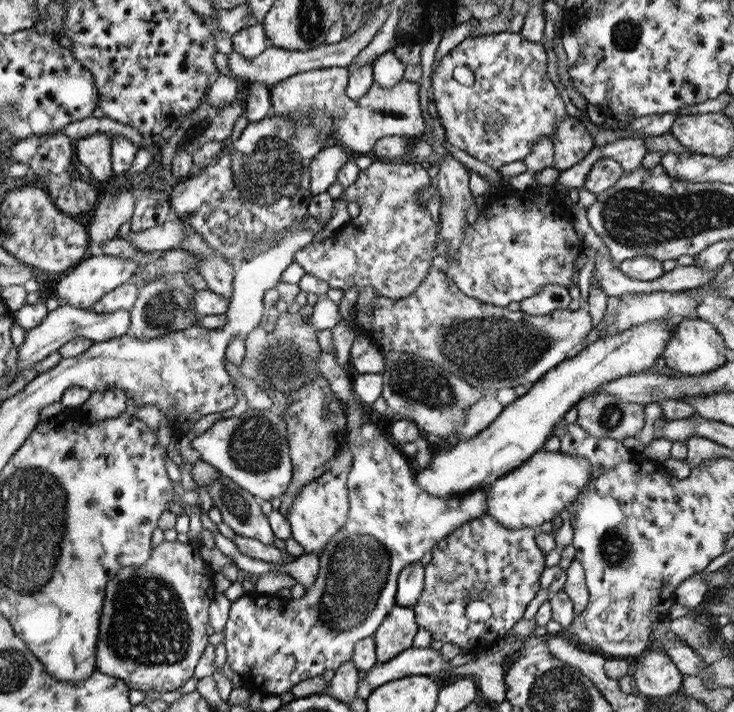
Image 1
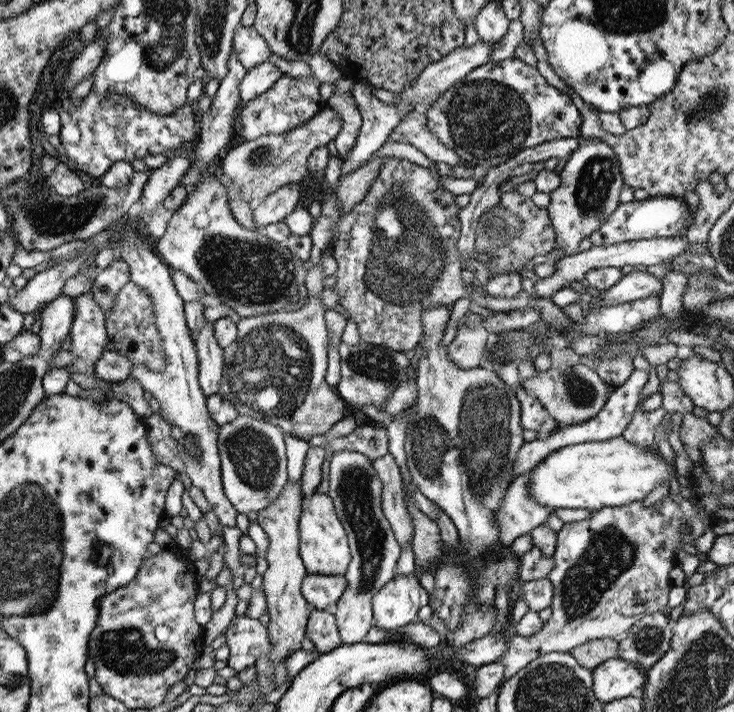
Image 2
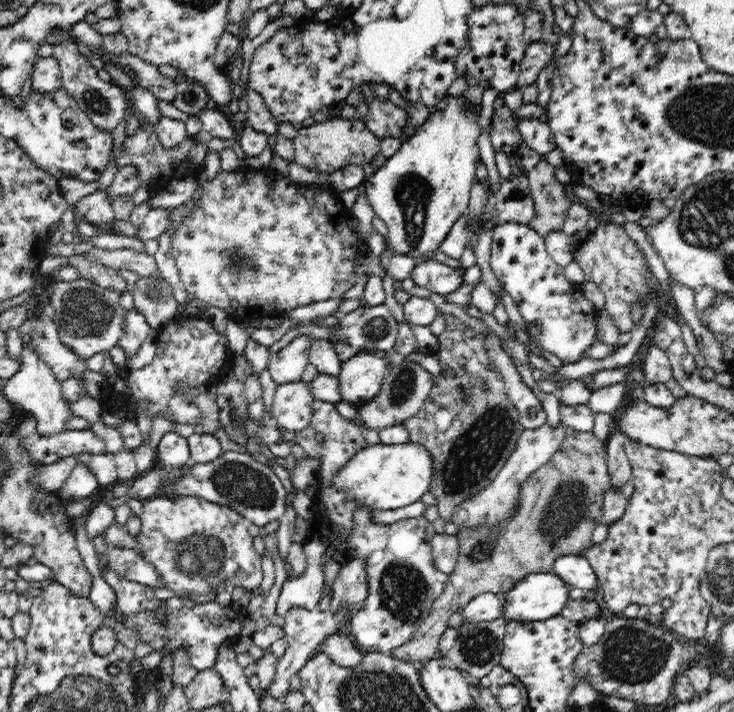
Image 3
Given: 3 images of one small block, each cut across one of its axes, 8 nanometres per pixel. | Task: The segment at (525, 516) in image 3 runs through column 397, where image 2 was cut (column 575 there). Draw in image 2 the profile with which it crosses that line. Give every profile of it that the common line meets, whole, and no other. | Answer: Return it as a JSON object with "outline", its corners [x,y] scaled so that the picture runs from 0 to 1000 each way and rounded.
{"outline":[[[808,899],[781,910],[775,921],[792,938],[808,944],[811,938],[816,938],[816,933],[824,933],[824,927],[843,927],[843,904],[835,899]]]}

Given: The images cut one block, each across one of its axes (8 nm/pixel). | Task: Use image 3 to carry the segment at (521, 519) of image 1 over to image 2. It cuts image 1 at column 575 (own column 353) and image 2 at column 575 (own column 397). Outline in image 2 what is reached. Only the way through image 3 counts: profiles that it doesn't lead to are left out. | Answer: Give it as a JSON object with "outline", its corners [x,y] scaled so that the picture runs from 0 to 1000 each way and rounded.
{"outline":[[[835,615],[824,621],[800,621],[800,624],[781,624],[772,629],[762,629],[743,640],[740,649],[732,652],[721,663],[718,674],[718,691],[723,702],[737,708],[740,713],[751,713],[751,722],[762,713],[789,713],[789,716],[819,716],[819,713],[835,713],[846,708],[857,708],[865,702],[876,702],[881,691],[898,683],[901,674],[909,674],[914,663],[914,654],[903,649],[901,640],[892,640],[881,632],[871,632],[862,624],[851,621],[851,615]]]}

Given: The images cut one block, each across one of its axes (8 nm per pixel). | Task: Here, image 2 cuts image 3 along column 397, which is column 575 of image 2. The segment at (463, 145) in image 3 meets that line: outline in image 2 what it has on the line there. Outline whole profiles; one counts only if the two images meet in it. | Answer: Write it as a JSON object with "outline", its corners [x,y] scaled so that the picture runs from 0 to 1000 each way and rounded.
{"outline":[[[808,194],[789,197],[789,211],[783,211],[762,244],[764,258],[748,272],[748,309],[756,323],[756,348],[772,357],[789,357],[789,343],[813,326],[813,317],[841,292],[843,270],[849,264],[846,239],[841,230],[841,216],[824,199],[808,199]]]}

